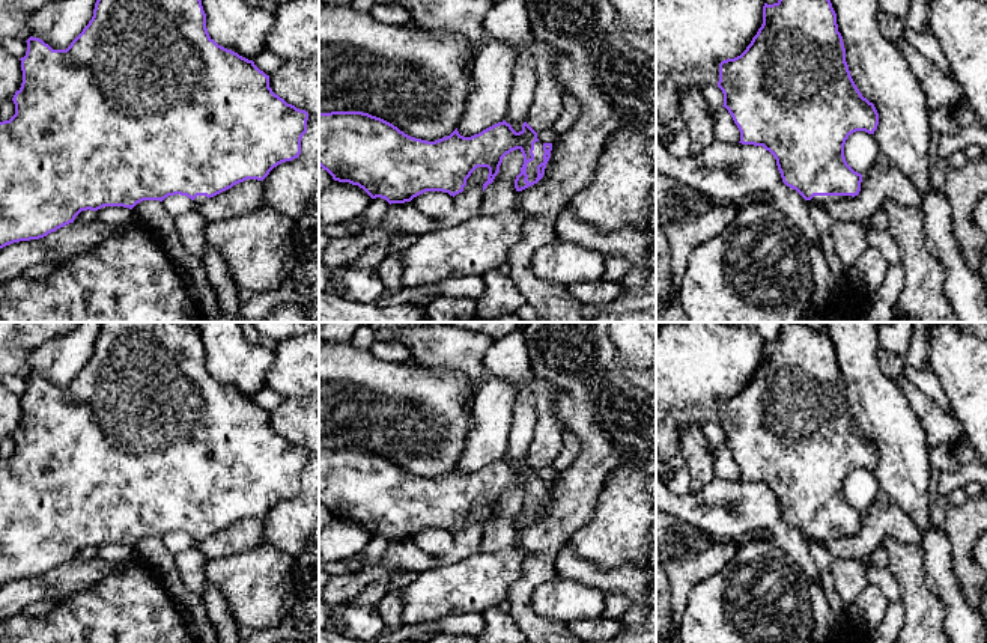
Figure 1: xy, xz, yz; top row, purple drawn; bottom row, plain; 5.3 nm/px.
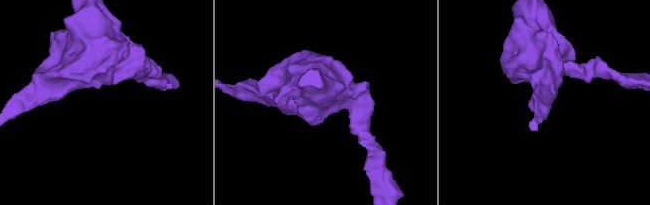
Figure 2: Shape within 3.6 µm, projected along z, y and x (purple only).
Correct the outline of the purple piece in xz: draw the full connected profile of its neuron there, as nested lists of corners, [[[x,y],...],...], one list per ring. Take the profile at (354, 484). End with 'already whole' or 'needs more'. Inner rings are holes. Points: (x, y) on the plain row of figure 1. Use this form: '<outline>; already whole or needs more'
[[[319,450],[319,503],[334,518],[358,523],[372,536],[381,535],[390,542],[411,539],[426,529],[442,529],[454,535],[463,529],[466,517],[477,504],[489,506],[487,518],[483,521],[484,529],[498,512],[503,495],[516,486],[522,489],[524,501],[515,517],[515,526],[522,529],[543,515],[552,488],[552,480],[542,480],[527,459],[519,470],[503,458],[471,474],[460,473],[456,465],[447,474],[427,479],[411,474],[369,450]]]; needs more

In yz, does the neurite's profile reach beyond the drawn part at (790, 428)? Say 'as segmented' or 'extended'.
extended

